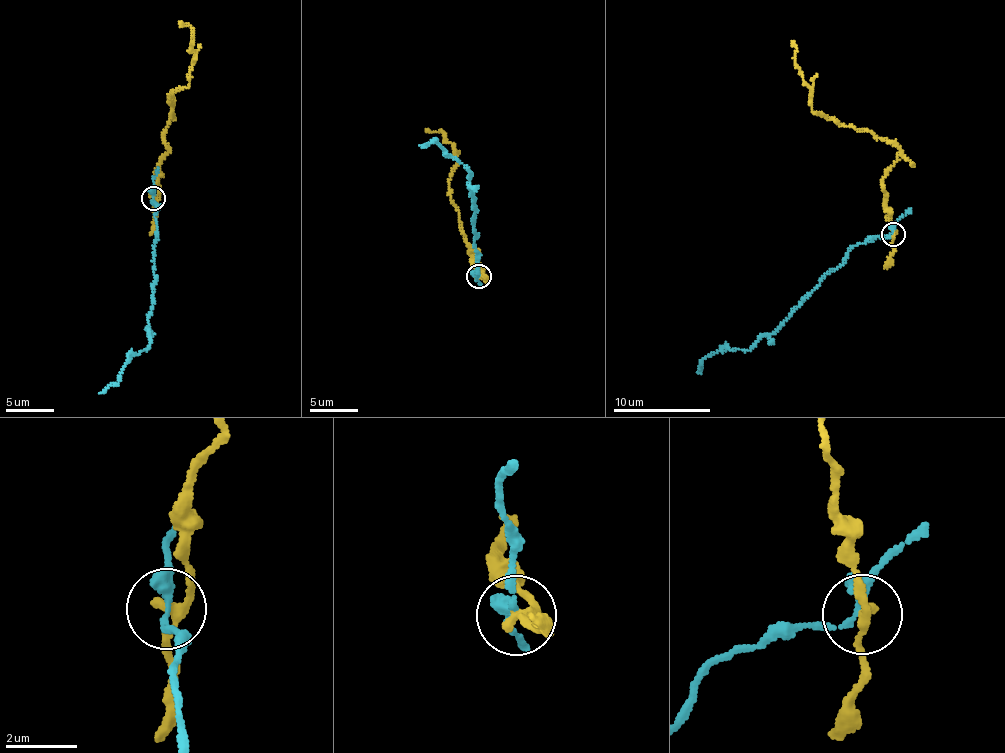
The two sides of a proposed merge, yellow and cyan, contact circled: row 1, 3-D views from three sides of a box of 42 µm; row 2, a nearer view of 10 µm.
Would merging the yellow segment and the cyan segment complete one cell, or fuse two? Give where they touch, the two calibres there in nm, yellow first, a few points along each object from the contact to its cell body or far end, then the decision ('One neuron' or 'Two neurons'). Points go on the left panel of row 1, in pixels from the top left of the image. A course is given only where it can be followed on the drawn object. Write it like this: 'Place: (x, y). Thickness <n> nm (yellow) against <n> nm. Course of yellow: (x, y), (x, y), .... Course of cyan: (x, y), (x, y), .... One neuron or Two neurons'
Place: (153, 198). Thickness 240 nm (yellow) against 240 nm. Course of yellow: (152, 197), (159, 158), (167, 150), (169, 96), (189, 83), (191, 28), (179, 22). Course of cyan: (152, 197), (157, 214), (156, 283), (148, 318), (151, 339), (146, 348), (129, 360), (120, 375), (99, 393). Two neurons

